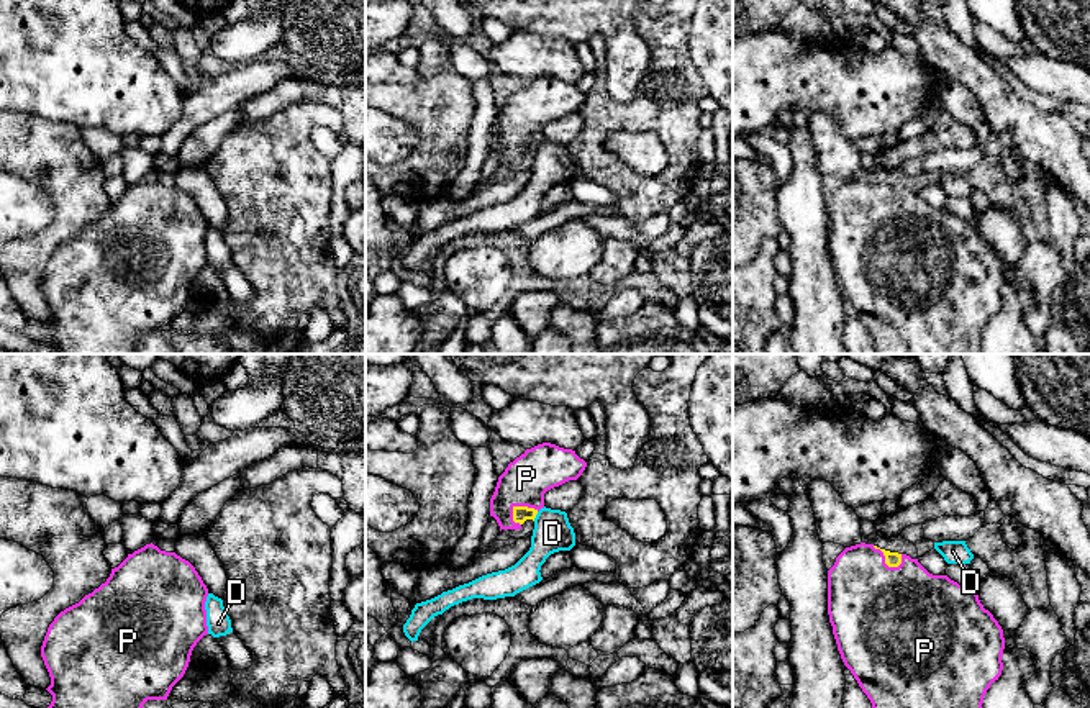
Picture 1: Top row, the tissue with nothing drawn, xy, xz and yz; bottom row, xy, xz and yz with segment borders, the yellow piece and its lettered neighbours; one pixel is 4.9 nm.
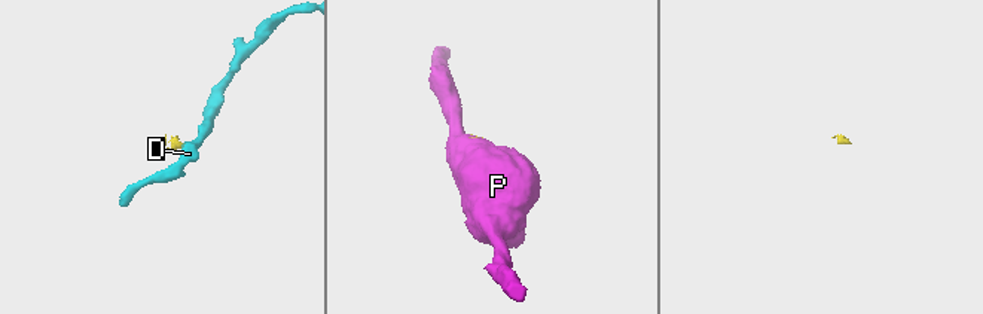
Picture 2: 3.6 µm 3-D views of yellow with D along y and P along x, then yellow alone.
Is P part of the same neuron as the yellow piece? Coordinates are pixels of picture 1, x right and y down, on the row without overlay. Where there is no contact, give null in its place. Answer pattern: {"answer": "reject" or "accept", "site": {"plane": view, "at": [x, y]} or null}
{"answer": "accept", "site": {"plane": "xz", "at": [520, 140]}}

